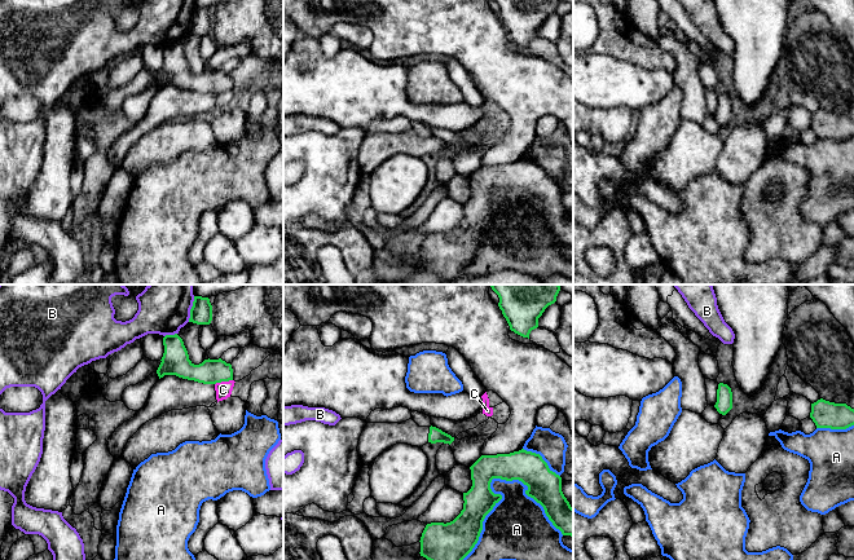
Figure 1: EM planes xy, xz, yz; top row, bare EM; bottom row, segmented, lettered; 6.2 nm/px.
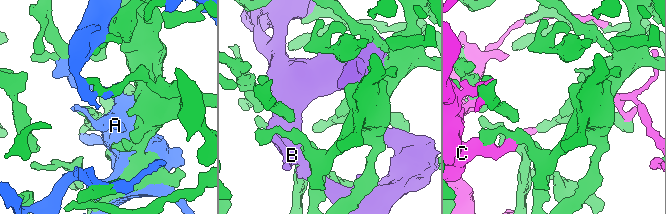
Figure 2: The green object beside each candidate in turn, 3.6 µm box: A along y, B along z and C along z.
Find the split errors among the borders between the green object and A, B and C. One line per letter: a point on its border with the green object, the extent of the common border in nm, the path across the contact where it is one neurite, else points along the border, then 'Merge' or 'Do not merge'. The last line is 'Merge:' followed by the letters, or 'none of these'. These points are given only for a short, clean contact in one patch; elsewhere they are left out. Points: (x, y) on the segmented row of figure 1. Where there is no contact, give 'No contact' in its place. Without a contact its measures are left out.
A: Touches green at xz (493, 477). Shared border 650 nm. Do not merge
B: Touches green at xy (190, 309). Shared border 170 nm. Do not merge
C: Touches green at xy (223, 380). Shared border 120 nm. Do not merge
Merge: none of these

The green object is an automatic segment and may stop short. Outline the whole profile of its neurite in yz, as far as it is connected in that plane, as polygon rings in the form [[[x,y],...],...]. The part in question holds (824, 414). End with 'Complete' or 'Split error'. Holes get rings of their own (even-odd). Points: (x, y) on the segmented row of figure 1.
[[[820,398],[811,404],[810,418],[816,428],[846,429],[854,425],[854,409]]]. Complete

